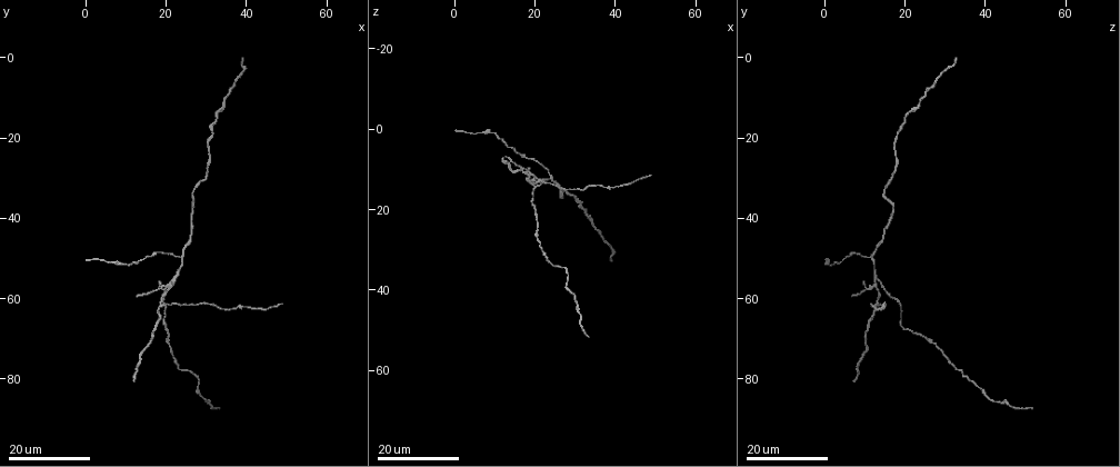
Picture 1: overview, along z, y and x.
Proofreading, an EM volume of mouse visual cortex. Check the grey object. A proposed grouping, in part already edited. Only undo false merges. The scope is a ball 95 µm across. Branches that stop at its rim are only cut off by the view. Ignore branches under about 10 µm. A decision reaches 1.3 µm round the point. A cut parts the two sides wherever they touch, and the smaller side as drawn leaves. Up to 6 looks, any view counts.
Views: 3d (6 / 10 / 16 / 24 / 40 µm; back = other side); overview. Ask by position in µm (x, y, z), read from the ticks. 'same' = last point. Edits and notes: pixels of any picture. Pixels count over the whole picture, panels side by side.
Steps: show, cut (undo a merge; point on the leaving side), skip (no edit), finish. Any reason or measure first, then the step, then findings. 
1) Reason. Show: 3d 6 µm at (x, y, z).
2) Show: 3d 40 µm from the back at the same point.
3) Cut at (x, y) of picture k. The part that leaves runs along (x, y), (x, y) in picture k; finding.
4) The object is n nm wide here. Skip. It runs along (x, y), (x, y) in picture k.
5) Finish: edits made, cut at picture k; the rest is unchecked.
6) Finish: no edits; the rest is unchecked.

Side arm on a straight run. Show: 3d 24 µm at (18.0, 62.0, 12.5).

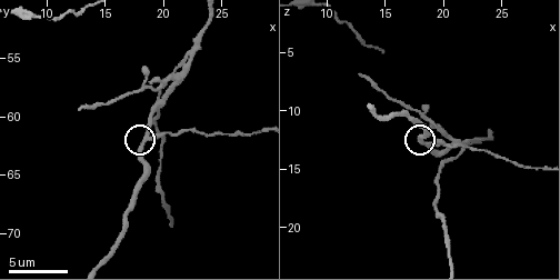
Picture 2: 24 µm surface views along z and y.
Show: 3d 10 µm at (18.6, 61.8, 13.0).

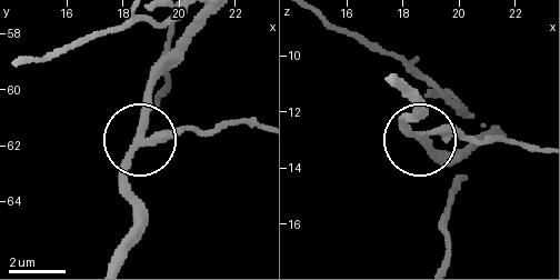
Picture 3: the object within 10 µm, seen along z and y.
3 arms meet here. Skip. It runs along (210, 18), (156, 82), (124, 183), (131, 223) in picture 3; one neuron here.

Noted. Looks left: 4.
Side arm on a straight run. Show: 3d 16 µm at (21.5, 55.0, 13.5).

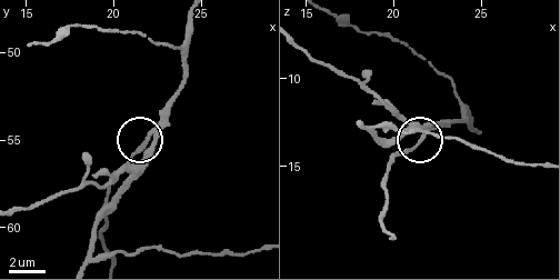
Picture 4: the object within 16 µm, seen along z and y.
Show: 3d 6 µm at the same point.

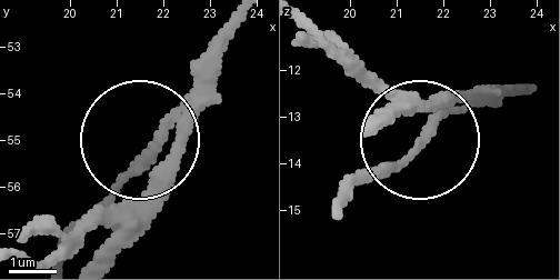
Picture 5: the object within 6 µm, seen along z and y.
Show: 3d 6 µm from the back at (21.80, 55.20, 13.05).

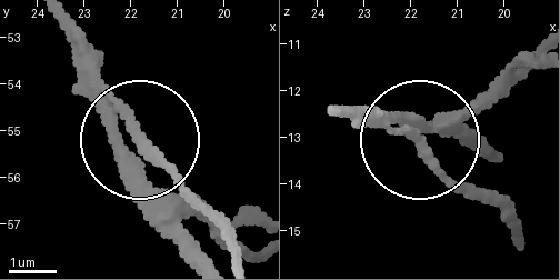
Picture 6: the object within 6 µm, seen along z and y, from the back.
3 arms meet here. Cut at (150, 147) of picture 6. Two neurons meet here.

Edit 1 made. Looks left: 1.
Finish: edits made, cut at picture 6; the rest is unchecked.

